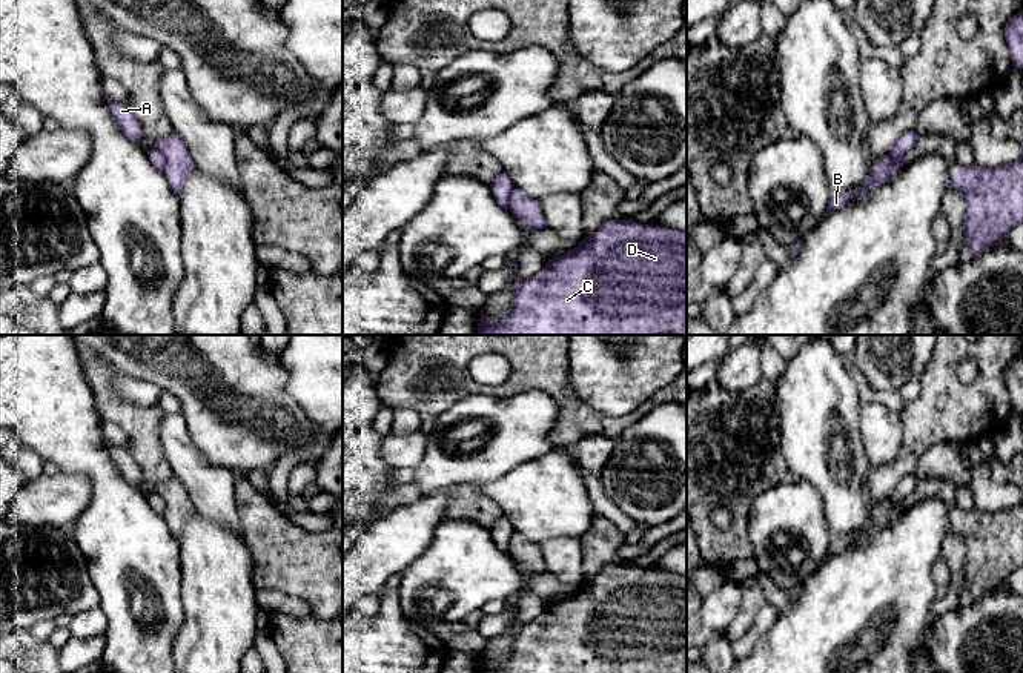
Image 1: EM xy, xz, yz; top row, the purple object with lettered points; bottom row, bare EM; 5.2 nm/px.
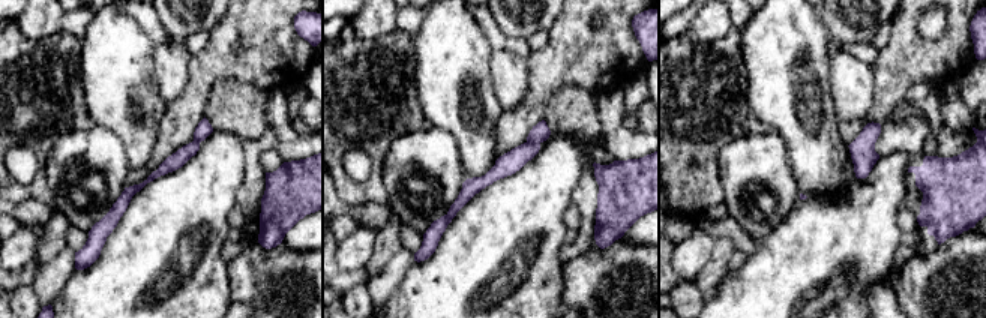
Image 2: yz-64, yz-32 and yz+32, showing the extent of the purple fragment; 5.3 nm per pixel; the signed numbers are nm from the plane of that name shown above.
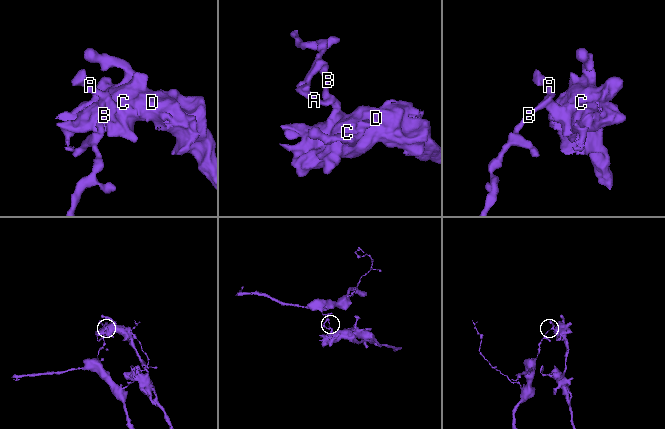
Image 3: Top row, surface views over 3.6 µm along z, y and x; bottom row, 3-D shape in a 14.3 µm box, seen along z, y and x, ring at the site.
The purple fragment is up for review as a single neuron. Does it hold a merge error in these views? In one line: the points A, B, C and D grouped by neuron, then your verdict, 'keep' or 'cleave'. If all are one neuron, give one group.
A C D / B | cleave

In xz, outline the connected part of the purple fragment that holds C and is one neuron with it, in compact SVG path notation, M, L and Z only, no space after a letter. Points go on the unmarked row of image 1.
M631 564L605 565L578 592L550 602L538 618L519 627L501 667L481 655L478 673L687 673L687 576Z

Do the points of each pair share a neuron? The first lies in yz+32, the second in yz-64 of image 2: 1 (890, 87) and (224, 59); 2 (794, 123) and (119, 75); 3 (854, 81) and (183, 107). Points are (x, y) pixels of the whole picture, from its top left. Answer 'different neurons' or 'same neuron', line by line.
1: same neuron
2: same neuron
3: different neurons

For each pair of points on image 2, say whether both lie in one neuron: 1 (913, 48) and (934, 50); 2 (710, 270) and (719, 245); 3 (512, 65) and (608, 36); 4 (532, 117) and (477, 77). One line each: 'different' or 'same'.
1: same
2: same
3: different
4: different

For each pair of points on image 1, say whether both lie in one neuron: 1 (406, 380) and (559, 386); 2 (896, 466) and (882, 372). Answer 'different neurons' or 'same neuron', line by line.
1: same neuron
2: different neurons

